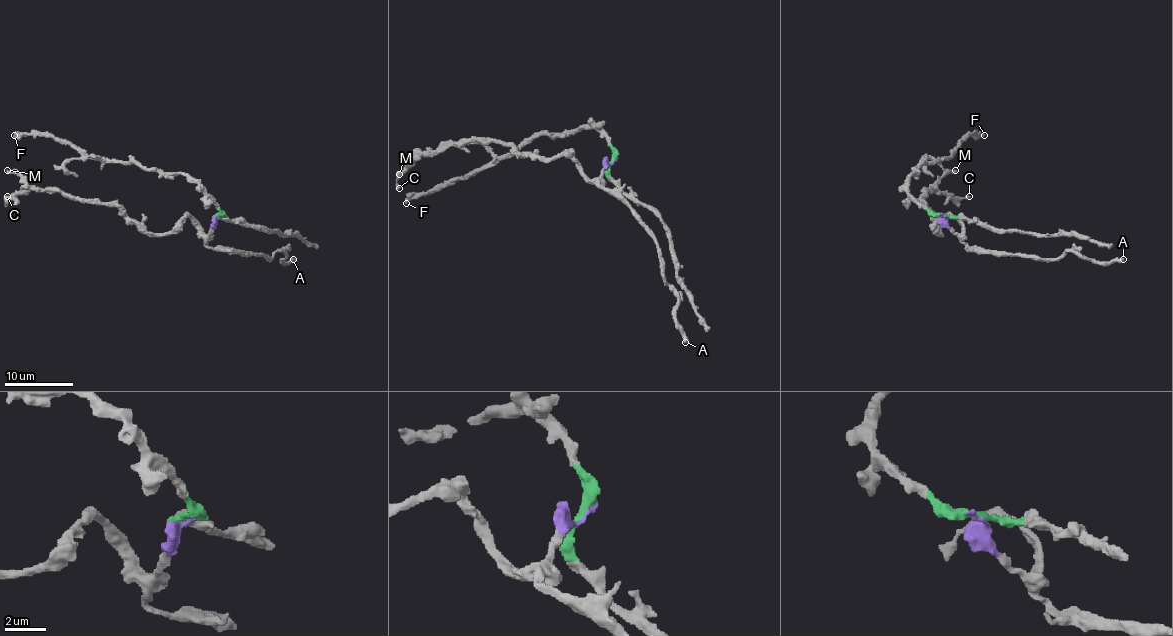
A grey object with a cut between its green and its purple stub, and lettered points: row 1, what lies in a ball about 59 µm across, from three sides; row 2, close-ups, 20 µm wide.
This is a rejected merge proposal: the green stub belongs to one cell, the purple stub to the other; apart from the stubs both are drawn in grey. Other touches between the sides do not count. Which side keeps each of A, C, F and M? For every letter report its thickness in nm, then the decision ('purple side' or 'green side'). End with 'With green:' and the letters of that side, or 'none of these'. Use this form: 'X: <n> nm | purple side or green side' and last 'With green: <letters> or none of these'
A: 420 nm | purple side
C: 300 nm | purple side
F: 360 nm | green side
M: 240 nm | purple side
With green: F

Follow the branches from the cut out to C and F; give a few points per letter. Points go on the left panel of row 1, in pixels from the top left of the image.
C: (221, 214), (208, 233), (190, 216), (166, 233), (144, 233), (115, 206), (55, 190), (7, 195)
F: (221, 214), (202, 188), (180, 173), (142, 170), (134, 163), (89, 158), (52, 137), (14, 135)

